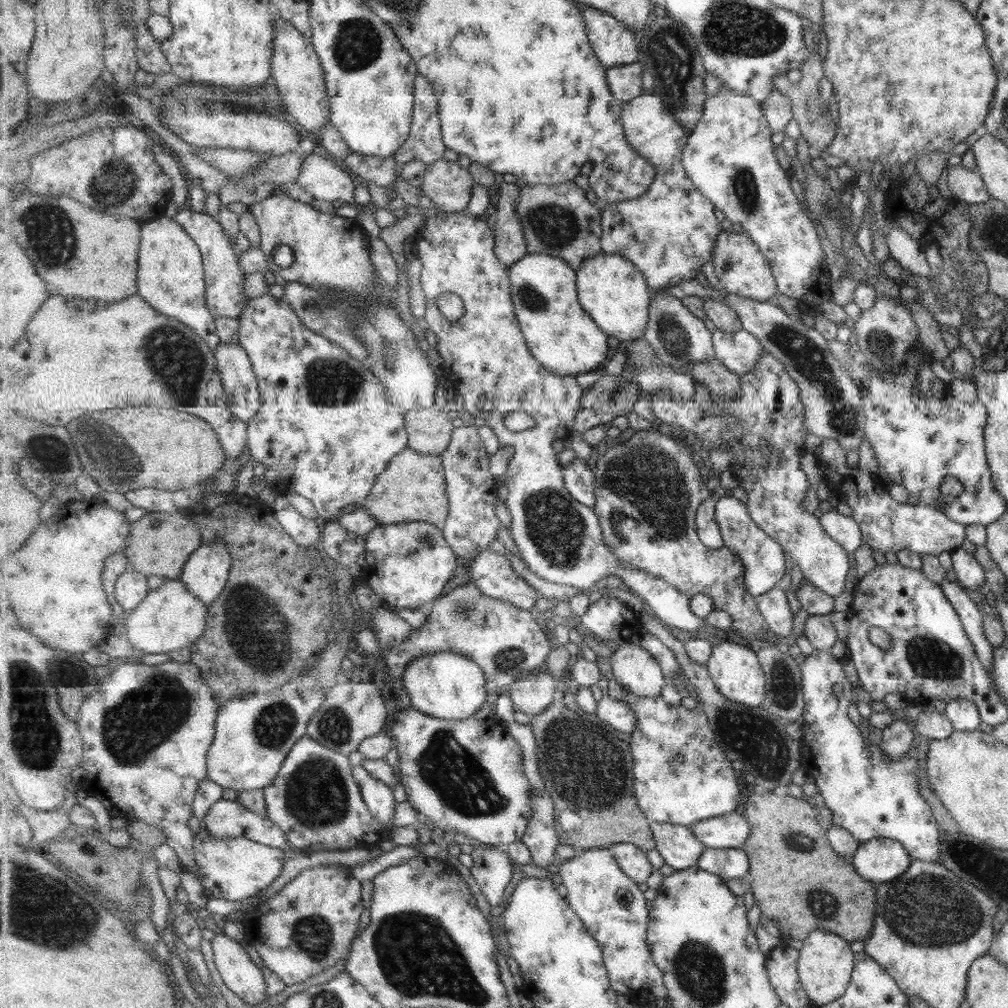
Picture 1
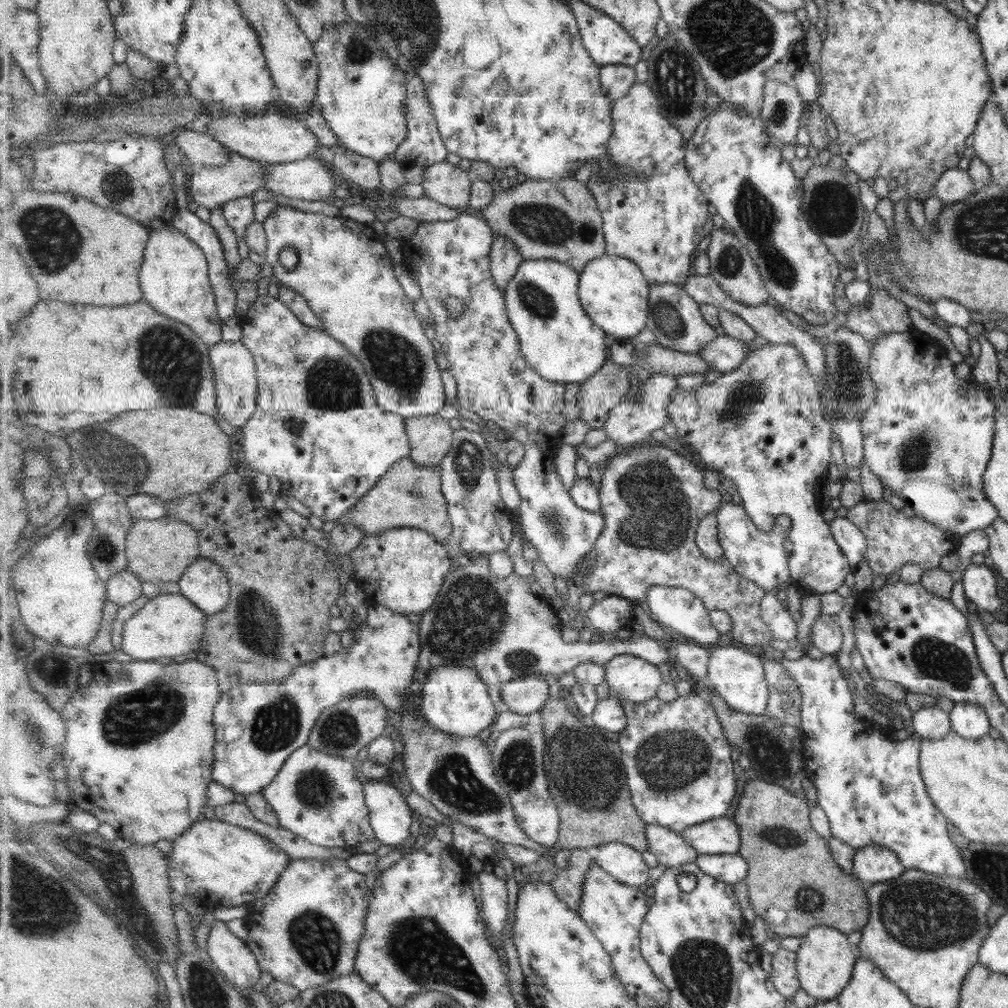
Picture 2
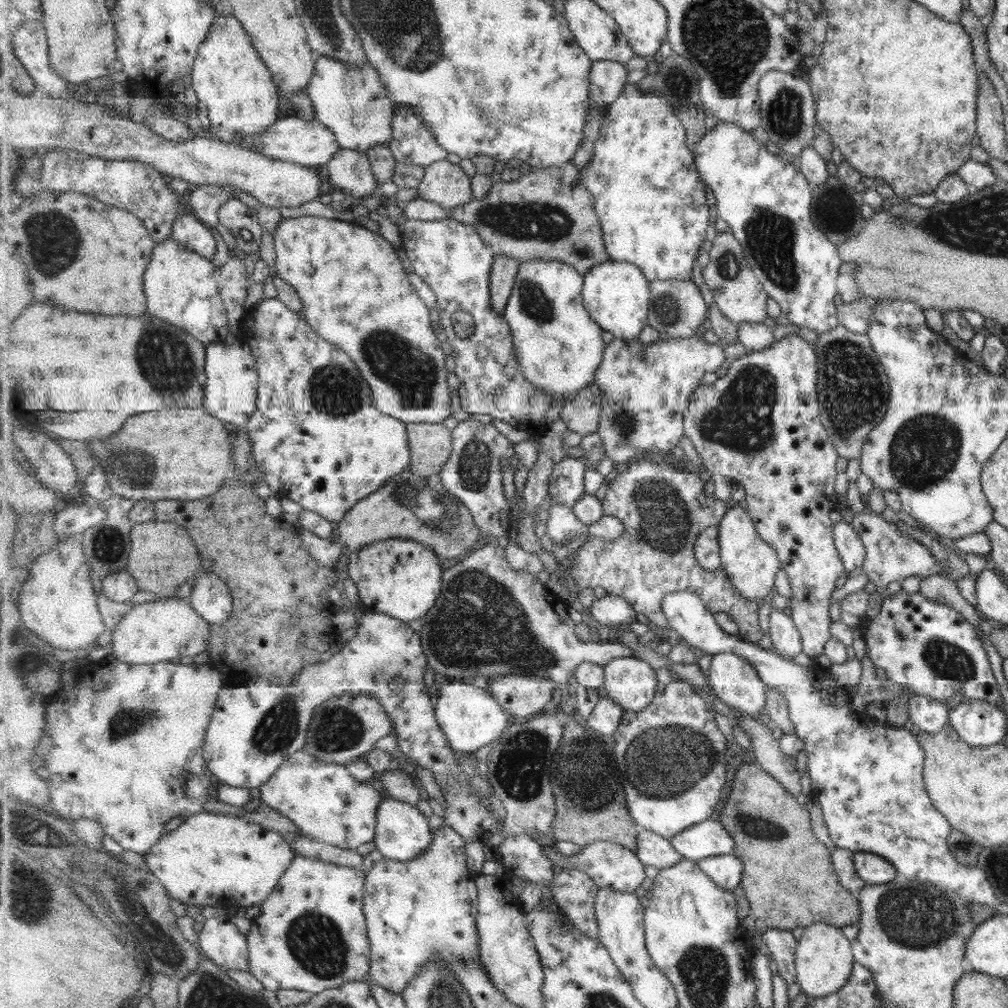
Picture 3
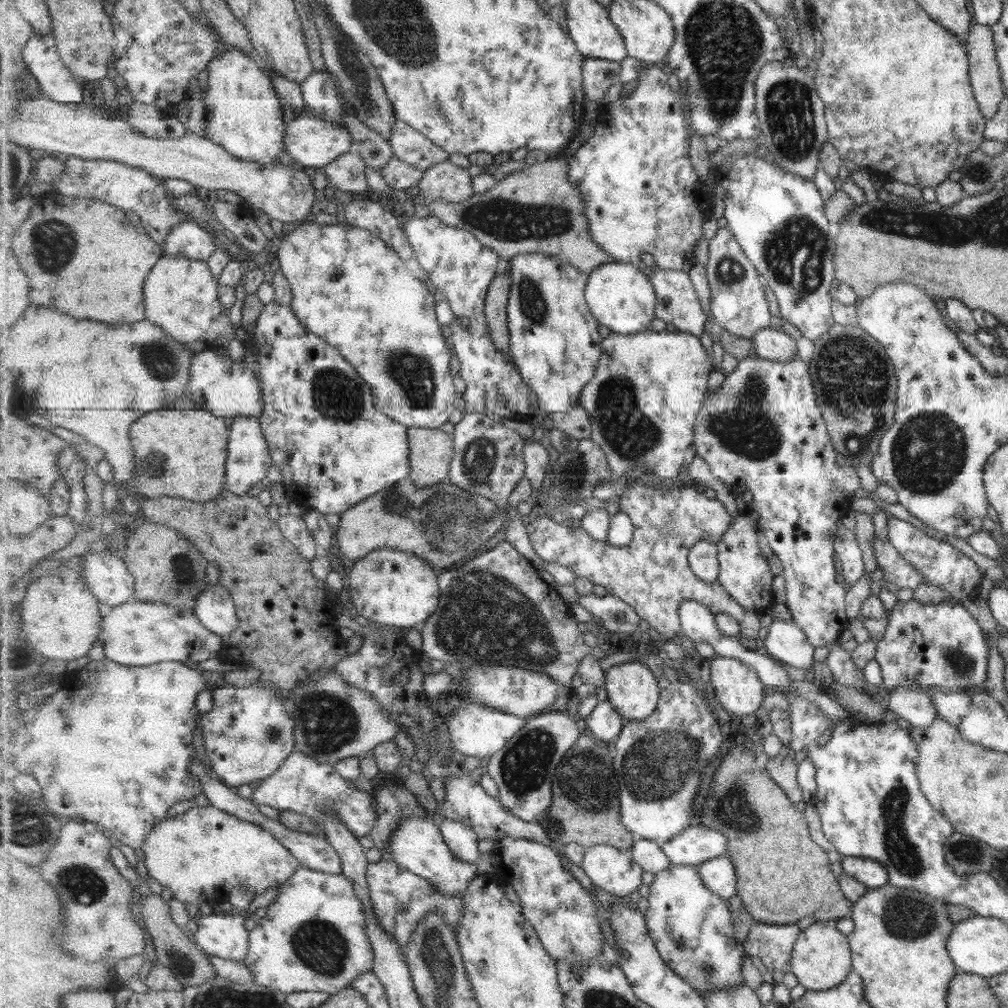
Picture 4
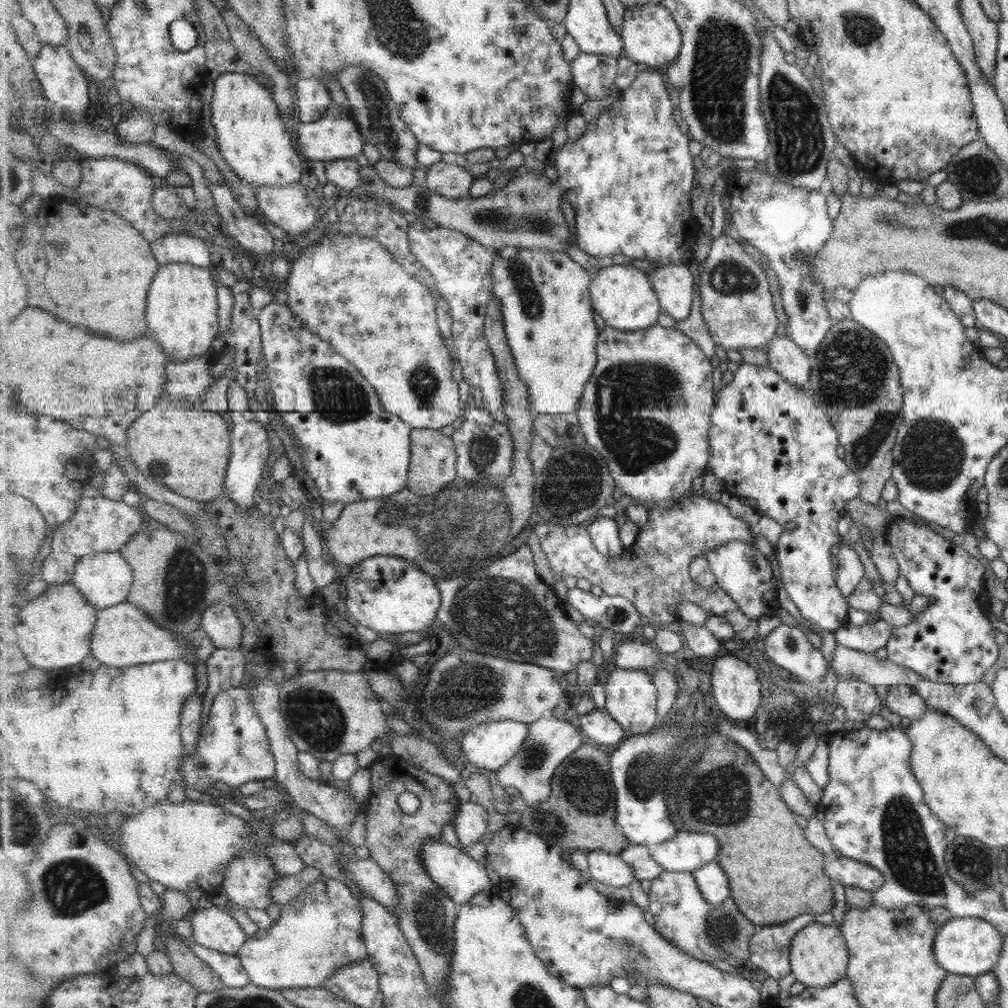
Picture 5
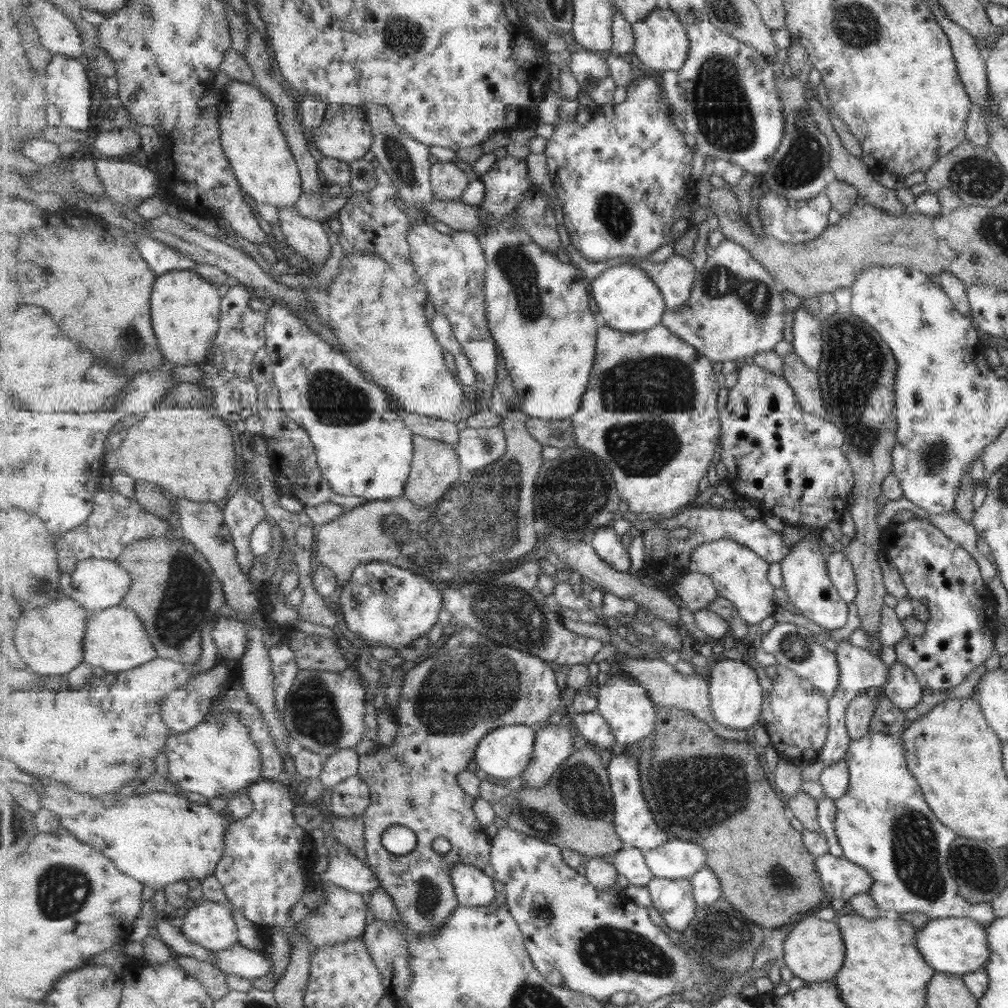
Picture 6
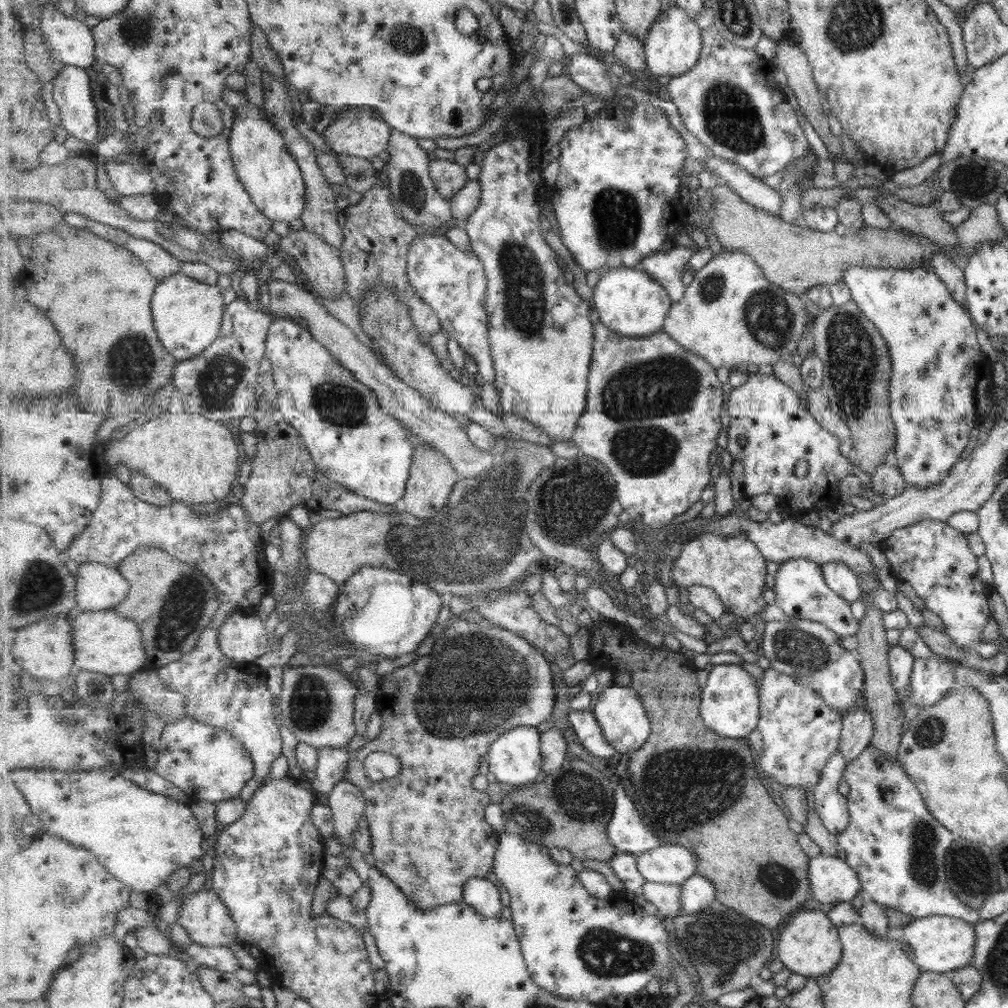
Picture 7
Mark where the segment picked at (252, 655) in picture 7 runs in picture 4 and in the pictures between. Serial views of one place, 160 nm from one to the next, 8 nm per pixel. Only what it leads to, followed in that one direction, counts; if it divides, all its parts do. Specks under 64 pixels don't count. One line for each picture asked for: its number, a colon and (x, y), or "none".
4: (216, 609)
5: (222, 623)
6: (232, 638)

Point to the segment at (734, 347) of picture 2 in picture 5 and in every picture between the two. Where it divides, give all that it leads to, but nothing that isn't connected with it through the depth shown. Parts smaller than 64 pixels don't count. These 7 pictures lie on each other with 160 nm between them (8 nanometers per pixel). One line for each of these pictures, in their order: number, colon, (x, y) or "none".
3: (646, 388)
4: (644, 400)
5: (647, 409)

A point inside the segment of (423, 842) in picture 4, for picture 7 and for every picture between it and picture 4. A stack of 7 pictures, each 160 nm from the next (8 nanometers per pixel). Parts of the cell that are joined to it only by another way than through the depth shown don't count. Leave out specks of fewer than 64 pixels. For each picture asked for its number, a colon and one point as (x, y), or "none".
5: (461, 877)
6: (474, 888)
7: (483, 895)

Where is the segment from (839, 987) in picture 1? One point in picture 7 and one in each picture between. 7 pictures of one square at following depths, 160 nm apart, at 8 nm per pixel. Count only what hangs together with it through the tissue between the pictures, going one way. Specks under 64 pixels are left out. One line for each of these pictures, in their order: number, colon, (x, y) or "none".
2: (823, 963)
3: (822, 960)
4: (820, 958)
5: (818, 956)
6: (813, 951)
7: (808, 945)

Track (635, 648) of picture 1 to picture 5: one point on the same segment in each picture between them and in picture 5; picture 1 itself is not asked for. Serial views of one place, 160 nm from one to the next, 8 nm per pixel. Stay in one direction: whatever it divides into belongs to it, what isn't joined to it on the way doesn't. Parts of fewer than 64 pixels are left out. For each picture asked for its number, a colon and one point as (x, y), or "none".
2: (629, 677)
3: (631, 682)
4: (633, 689)
5: (631, 695)

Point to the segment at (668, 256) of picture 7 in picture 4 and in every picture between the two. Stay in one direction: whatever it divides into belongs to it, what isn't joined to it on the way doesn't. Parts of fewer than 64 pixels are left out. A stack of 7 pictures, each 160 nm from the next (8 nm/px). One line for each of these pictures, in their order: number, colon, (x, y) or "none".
4: (678, 304)
5: (673, 283)
6: (675, 277)

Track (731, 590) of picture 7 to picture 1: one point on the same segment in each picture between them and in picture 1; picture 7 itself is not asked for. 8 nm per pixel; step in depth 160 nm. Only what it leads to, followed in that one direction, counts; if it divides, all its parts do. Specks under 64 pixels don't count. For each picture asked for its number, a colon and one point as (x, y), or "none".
1: (764, 558)
2: (759, 556)
3: (753, 564)
4: (744, 572)
5: (746, 574)
6: (740, 574)

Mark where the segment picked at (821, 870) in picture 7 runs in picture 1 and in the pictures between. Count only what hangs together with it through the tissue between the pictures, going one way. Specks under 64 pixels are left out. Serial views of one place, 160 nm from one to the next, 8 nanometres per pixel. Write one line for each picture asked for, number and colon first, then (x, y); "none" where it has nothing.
1: (878, 860)
2: (872, 863)
3: (871, 869)
4: (872, 875)
5: (842, 872)
6: (841, 879)

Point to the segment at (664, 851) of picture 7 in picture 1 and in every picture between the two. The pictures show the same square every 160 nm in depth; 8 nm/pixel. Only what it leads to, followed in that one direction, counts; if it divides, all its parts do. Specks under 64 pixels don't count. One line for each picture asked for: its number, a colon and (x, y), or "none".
1: (730, 831)
2: (721, 835)
3: (710, 838)
4: (699, 843)
5: (689, 851)
6: (676, 859)

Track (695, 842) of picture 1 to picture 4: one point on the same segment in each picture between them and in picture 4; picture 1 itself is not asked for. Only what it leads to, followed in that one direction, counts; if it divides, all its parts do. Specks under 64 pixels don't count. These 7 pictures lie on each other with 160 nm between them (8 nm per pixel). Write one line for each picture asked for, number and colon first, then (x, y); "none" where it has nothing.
2: (671, 849)
3: (654, 850)
4: (649, 854)

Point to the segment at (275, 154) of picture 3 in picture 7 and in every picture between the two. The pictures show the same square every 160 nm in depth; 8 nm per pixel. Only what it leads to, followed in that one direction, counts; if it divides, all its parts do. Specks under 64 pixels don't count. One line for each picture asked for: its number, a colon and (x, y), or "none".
4: (312, 143)
5: (328, 140)
6: (349, 138)
7: (366, 137)

